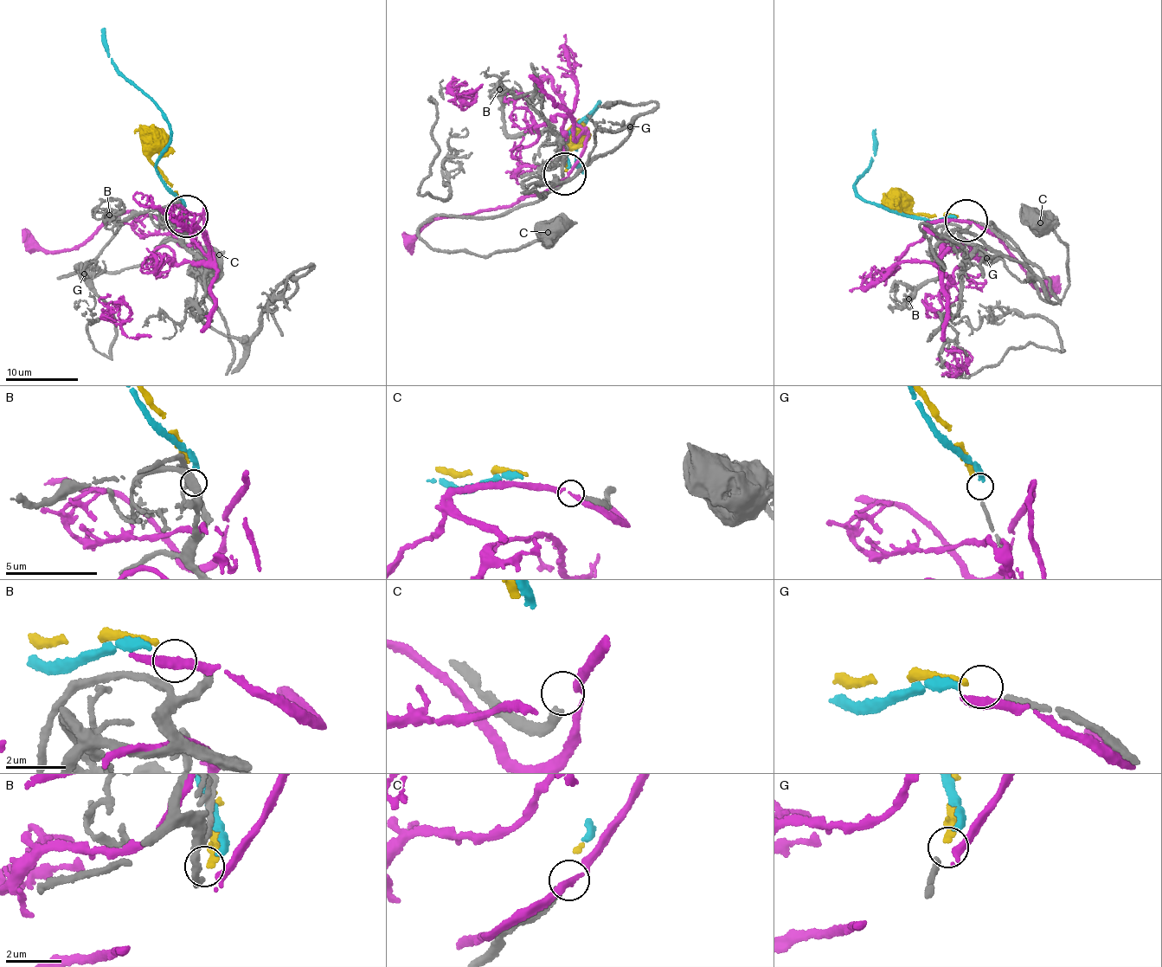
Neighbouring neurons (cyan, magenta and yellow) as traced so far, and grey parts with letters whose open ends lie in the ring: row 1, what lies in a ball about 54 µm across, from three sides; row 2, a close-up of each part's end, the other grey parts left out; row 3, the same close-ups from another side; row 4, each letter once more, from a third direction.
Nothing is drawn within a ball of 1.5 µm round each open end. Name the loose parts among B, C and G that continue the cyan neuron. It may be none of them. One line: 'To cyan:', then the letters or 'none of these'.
To cyan: B

